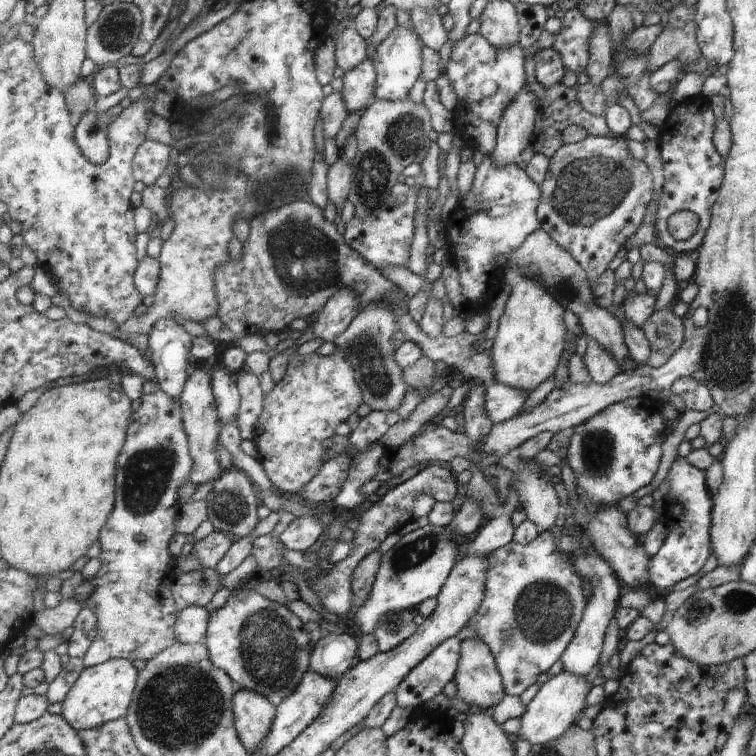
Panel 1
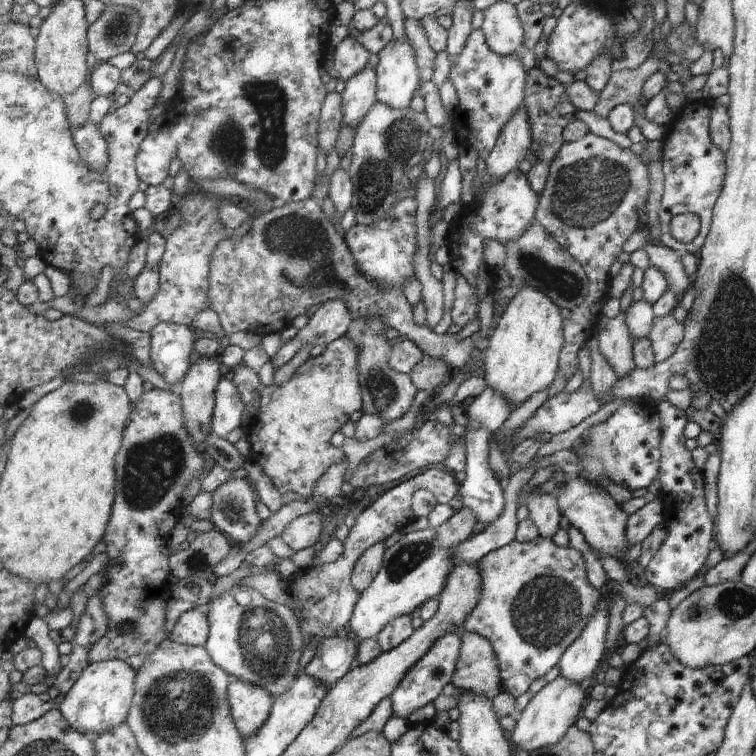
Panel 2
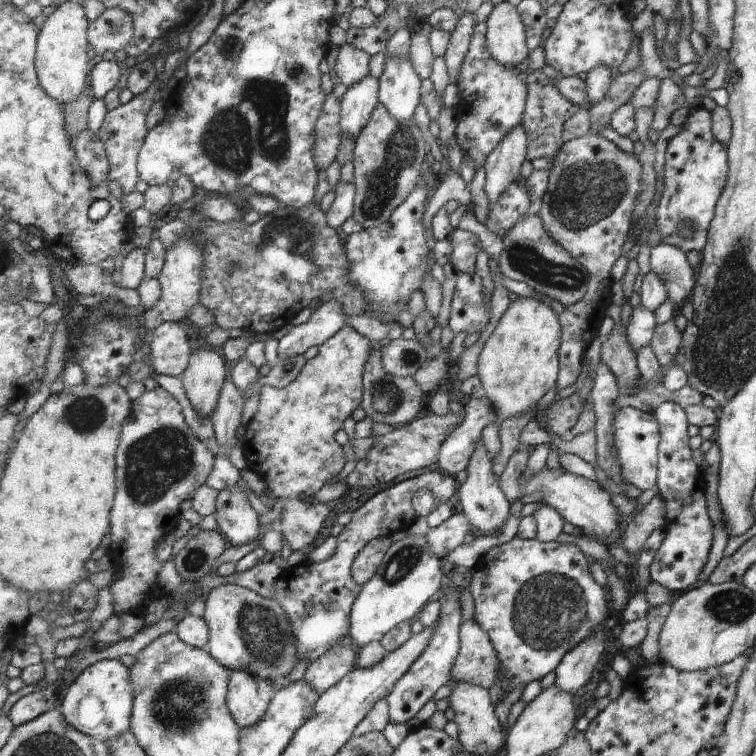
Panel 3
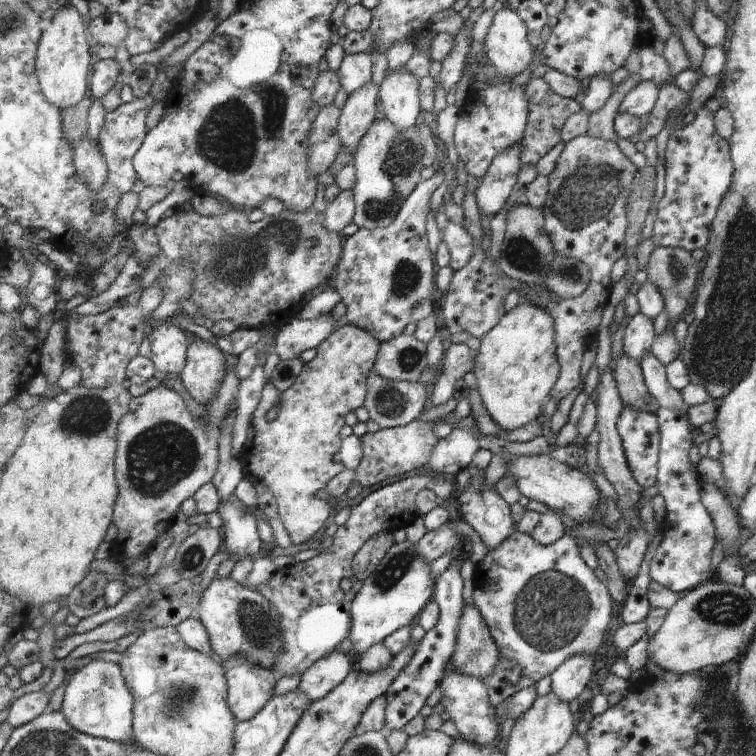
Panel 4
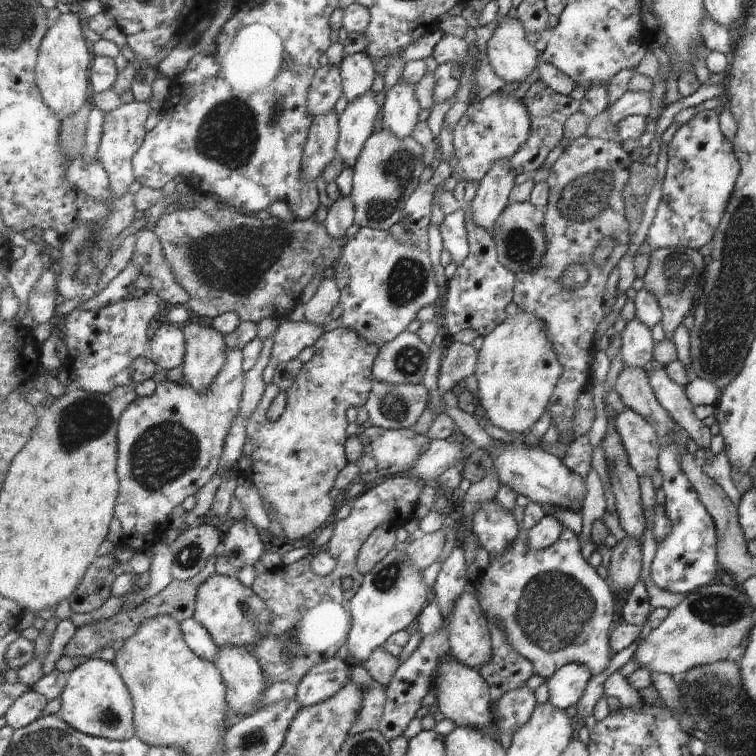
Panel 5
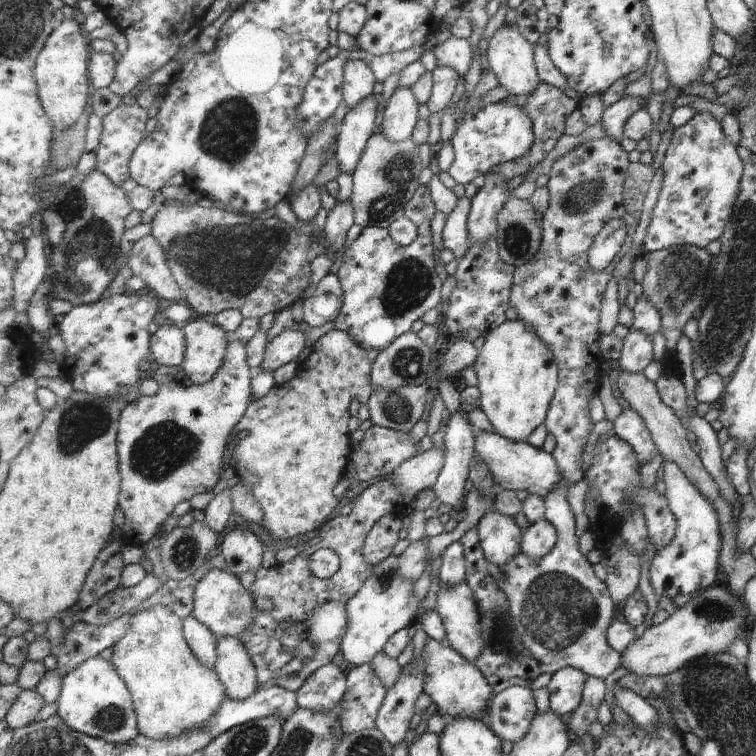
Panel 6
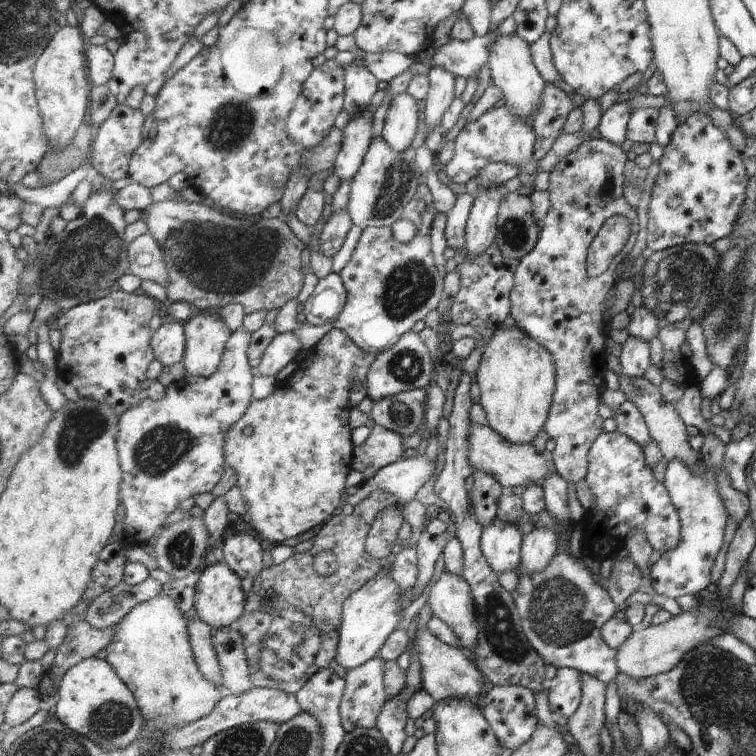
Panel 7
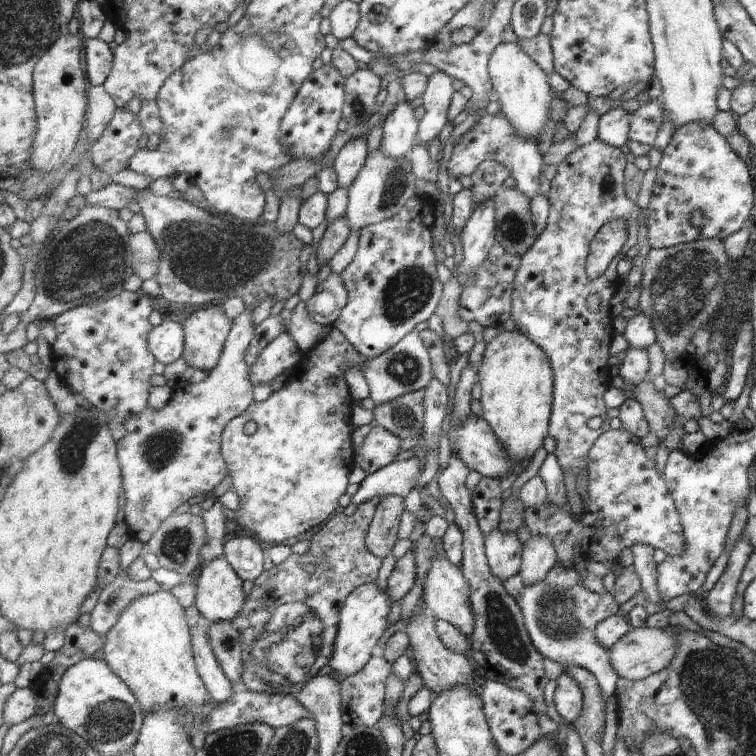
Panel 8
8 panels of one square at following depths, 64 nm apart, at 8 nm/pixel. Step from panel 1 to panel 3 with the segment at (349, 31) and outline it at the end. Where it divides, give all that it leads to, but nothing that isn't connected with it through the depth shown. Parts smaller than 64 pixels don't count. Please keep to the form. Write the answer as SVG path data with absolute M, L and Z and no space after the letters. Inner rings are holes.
M345 42L339 48L335 72L340 81L351 88L369 76L371 53Z

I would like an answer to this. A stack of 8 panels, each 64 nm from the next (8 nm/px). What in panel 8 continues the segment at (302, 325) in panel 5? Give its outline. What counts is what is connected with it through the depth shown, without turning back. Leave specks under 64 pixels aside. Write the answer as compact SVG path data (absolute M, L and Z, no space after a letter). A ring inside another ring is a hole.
M281 333L259 355L259 360L250 367L252 385L271 382L291 367L296 367L305 356L291 333Z

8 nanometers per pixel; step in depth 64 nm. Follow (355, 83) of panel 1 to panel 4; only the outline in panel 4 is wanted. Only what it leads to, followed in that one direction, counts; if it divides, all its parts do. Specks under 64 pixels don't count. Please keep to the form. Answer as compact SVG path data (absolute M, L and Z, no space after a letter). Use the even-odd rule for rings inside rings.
M373 83L347 96L340 114L342 150L349 149L354 154L369 127L375 122L380 108L380 87Z

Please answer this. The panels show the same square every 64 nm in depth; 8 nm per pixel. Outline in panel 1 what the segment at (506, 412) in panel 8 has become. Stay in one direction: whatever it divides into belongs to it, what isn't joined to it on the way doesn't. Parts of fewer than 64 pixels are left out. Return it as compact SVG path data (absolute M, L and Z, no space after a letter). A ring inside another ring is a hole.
M522 276L522 281L515 285L506 302L504 313L499 319L496 336L493 338L492 361L494 362L497 383L503 383L518 389L533 392L549 377L553 377L557 366L561 364L563 352L568 346L569 334L565 328L566 308L547 290L543 283L534 278Z

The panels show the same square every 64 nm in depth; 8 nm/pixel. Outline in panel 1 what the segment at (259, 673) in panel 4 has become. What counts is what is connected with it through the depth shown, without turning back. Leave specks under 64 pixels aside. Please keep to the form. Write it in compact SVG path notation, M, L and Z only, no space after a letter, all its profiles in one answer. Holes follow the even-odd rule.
M237 686L234 713L236 729L246 749L253 755L262 751L277 716L276 706L265 695Z

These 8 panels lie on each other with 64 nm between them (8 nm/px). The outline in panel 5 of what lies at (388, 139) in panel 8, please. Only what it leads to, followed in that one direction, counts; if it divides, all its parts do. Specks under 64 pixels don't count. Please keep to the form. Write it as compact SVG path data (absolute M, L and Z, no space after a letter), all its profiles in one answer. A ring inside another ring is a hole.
M401 80L386 92L382 106L381 125L385 129L391 129L398 137L408 137L415 130L417 122L419 122L421 108L422 106L416 93L416 85Z

